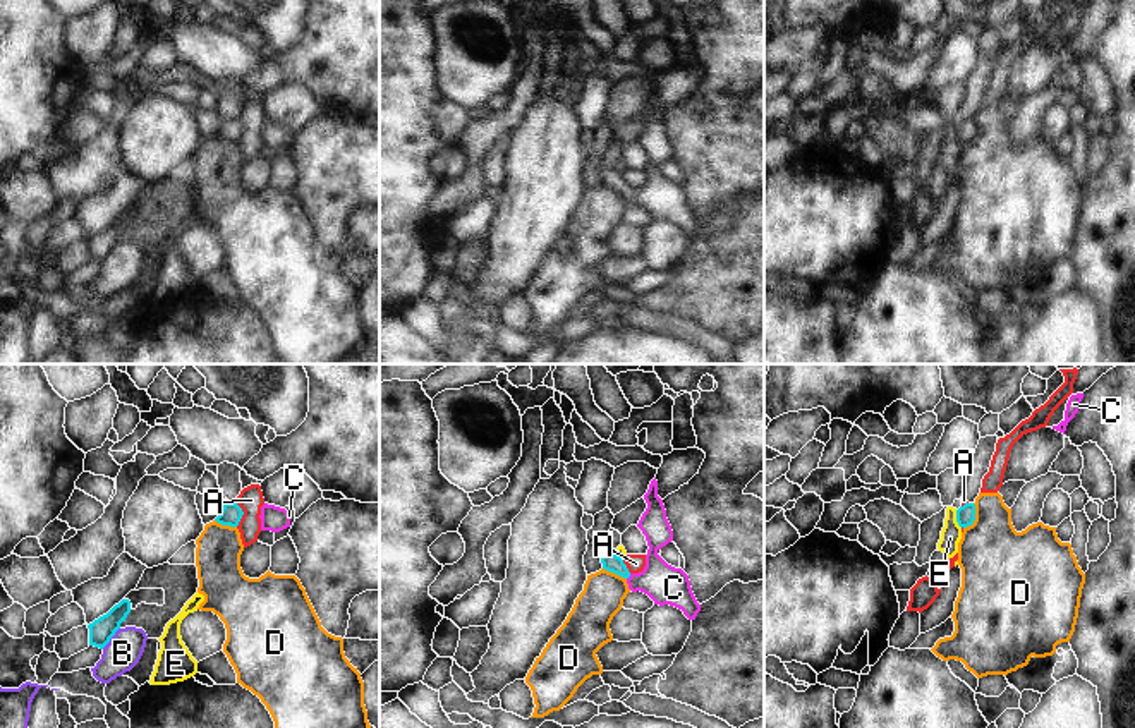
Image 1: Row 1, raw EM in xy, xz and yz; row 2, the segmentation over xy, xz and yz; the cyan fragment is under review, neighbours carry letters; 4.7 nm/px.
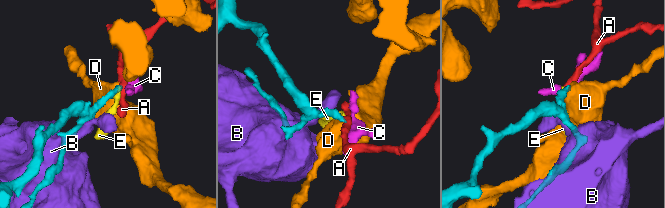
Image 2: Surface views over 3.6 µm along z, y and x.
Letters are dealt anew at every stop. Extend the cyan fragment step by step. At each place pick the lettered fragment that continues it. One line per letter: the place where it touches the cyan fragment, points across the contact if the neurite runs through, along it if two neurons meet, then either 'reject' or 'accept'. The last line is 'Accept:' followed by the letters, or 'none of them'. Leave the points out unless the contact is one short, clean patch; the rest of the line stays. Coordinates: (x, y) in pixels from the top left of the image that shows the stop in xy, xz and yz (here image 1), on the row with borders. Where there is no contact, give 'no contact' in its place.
A: xy (242, 514) | along xy (234, 502), (242, 512), (237, 526) | reject
B: xy (112, 636) | reject
C: xz (629, 576) | across xz (610, 562), (629, 576), (665, 584) | accept
D: yz (974, 517) | along yz (974, 503), (974, 521), (964, 529) | reject
E: yz (957, 519) | along yz (955, 510), (955, 521), (960, 527) | reject
Accept: C

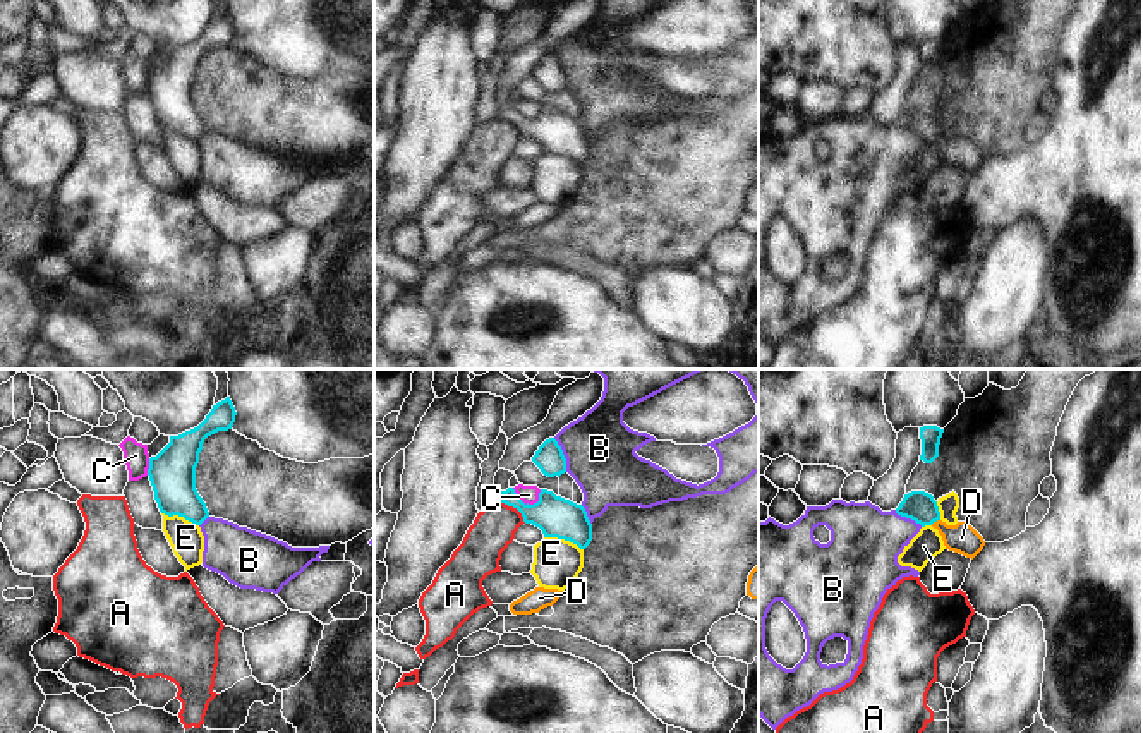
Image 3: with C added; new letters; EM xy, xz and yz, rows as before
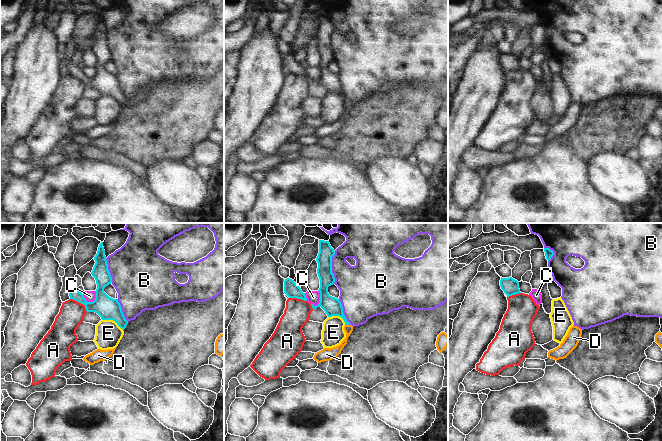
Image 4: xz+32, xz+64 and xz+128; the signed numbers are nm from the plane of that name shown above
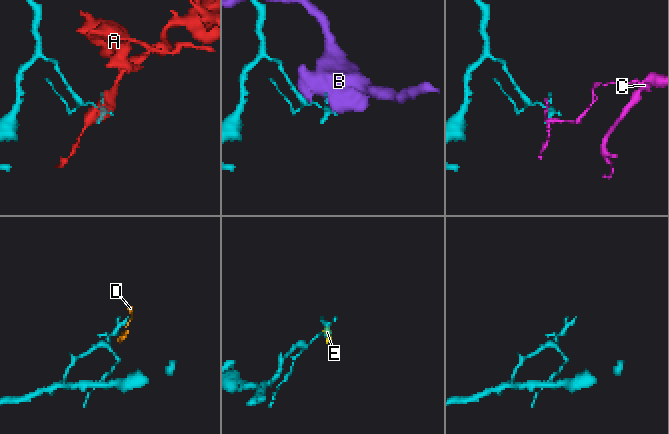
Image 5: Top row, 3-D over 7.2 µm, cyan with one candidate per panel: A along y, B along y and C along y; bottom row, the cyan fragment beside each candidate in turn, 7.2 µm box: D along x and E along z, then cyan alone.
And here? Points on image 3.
A: xz (514, 507) | along xz (498, 502), (514, 507), (526, 522) | reject
B: xz (563, 455) | reject
C: xz (524, 503) | reject
D: yz (934, 520) | across yz (917, 505), (934, 520), (953, 536), (961, 538) | accept
E: xz (563, 538) | reject
Accept: D

